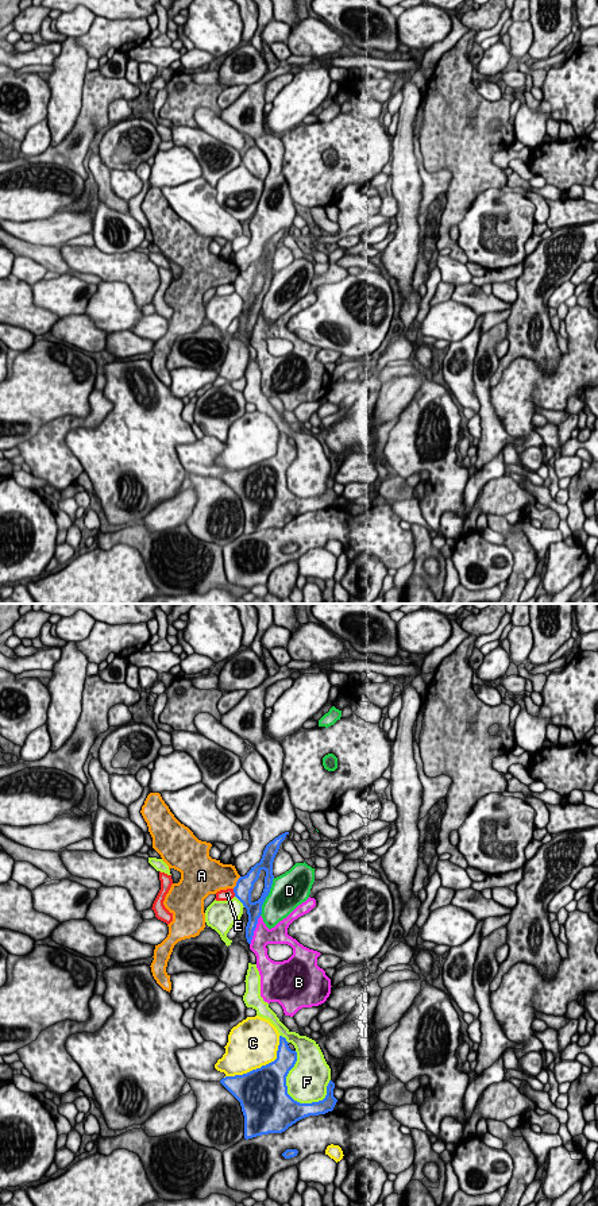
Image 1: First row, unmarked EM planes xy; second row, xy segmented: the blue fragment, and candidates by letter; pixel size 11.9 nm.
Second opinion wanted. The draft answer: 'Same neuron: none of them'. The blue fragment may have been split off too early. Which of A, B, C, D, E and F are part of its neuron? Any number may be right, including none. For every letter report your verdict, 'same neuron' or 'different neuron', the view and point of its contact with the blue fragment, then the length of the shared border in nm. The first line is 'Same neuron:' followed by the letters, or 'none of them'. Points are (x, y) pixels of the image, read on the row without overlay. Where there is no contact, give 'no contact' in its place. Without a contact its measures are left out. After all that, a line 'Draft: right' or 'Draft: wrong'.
Same neuron: none of them
A: different neuron | xy (236, 277) | 180 nm
B: different neuron | xy (254, 324) | 380 nm
C: different neuron | xy (262, 461) | 850 nm
D: different neuron | xy (266, 291) | 480 nm
E: different neuron | xy (234, 286) | 100 nm
F: different neuron | xy (286, 484) | 700 nm
Draft: right

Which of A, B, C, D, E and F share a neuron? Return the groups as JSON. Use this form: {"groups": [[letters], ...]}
{"groups": [["A"], ["B"], ["C"], ["D"], ["E"], ["F"]]}

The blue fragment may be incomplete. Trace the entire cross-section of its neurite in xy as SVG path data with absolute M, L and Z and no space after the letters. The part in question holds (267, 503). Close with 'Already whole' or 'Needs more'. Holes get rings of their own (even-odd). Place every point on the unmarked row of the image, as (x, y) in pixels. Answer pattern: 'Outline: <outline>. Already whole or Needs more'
Outline: M279 431L277 454L243 470L225 471L220 478L240 497L244 533L282 528L297 516L332 506L337 494L329 475L323 496L300 498L288 489L286 471L297 456L285 432Z. Already whole

